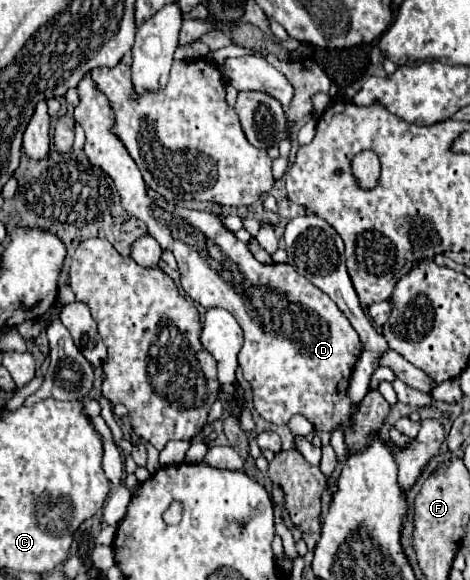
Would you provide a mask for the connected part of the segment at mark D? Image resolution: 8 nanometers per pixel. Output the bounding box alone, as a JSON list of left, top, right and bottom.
[75,75,389,451]

